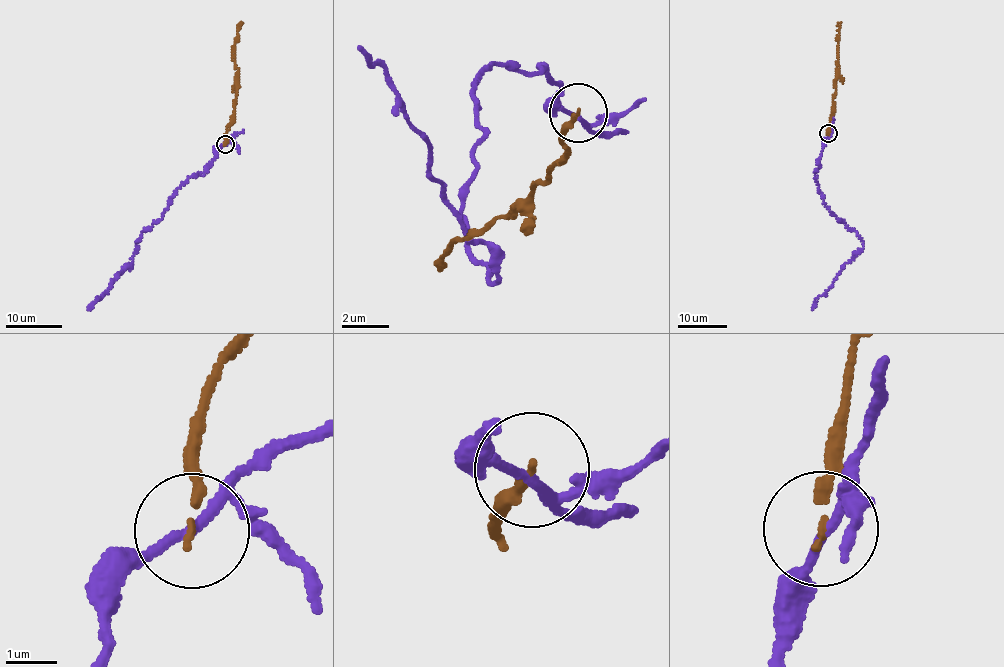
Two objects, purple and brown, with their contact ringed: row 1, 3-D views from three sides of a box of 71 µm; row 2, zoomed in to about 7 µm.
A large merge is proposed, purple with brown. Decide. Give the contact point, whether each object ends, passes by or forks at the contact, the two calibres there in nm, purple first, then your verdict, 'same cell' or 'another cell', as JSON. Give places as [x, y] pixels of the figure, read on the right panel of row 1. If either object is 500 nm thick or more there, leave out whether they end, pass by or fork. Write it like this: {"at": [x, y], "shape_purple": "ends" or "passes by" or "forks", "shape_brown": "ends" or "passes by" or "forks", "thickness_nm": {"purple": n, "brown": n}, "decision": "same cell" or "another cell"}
{"at": [828, 133], "shape_purple": "passes by", "shape_brown": "ends", "thickness_nm": {"purple": 180, "brown": 140}, "decision": "another cell"}

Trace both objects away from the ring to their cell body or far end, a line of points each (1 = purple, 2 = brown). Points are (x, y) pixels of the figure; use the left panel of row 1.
1: (225, 144), (218, 150), (208, 169), (189, 179), (176, 191), (159, 220), (136, 242), (132, 262), (87, 309)
2: (225, 144), (237, 84), (234, 40), (242, 22)

